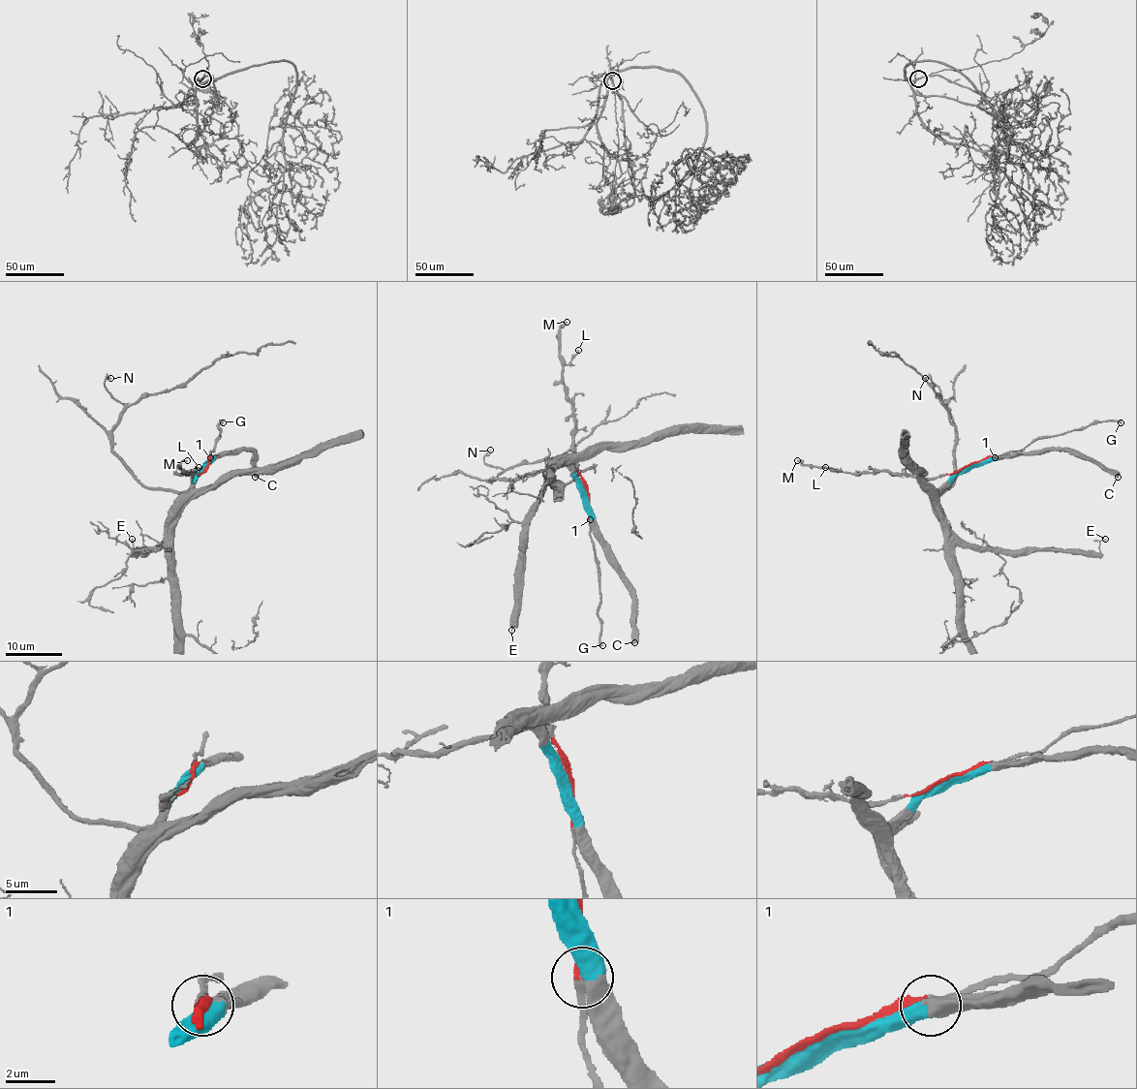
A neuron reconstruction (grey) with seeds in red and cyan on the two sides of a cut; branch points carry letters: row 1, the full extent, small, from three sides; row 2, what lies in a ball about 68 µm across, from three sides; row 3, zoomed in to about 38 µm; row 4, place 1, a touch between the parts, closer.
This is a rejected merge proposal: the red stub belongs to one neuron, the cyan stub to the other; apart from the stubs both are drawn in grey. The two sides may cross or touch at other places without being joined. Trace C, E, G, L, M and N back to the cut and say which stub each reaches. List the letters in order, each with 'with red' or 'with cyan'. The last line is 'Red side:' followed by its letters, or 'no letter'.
C: with cyan
E: with cyan
G: with red
L: with red
M: with red
N: with cyan
Red side: G, L, M

